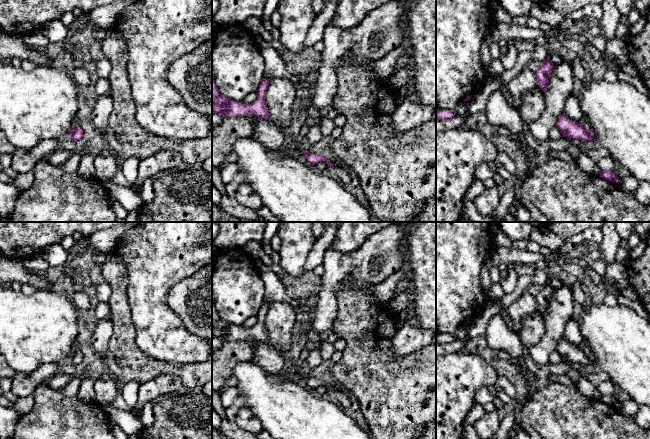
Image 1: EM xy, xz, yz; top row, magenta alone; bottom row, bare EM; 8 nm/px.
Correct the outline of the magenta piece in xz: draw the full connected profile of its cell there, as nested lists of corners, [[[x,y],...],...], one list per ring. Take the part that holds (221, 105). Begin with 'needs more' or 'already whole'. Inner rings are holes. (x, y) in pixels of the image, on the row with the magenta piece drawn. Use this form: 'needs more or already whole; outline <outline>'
already whole; outline [[[212,72],[212,111],[225,118],[254,114],[259,118],[269,120],[269,112],[265,103],[269,81],[270,79],[263,79],[257,90],[257,99],[251,104],[244,104],[242,101],[230,100],[223,96],[215,84]]]

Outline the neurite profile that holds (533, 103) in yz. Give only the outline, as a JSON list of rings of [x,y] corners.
[[[538,86],[523,93],[522,104],[518,108],[518,112],[525,127],[531,127],[544,112],[544,97],[544,92]]]

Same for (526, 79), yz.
[[[524,68],[507,84],[509,93],[513,98],[513,107],[518,109],[522,104],[523,93],[537,87],[536,73],[529,68]]]

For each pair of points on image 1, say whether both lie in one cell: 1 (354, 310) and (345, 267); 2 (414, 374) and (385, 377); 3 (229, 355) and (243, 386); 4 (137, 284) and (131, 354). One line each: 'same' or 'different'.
1: different
2: same
3: different
4: different

